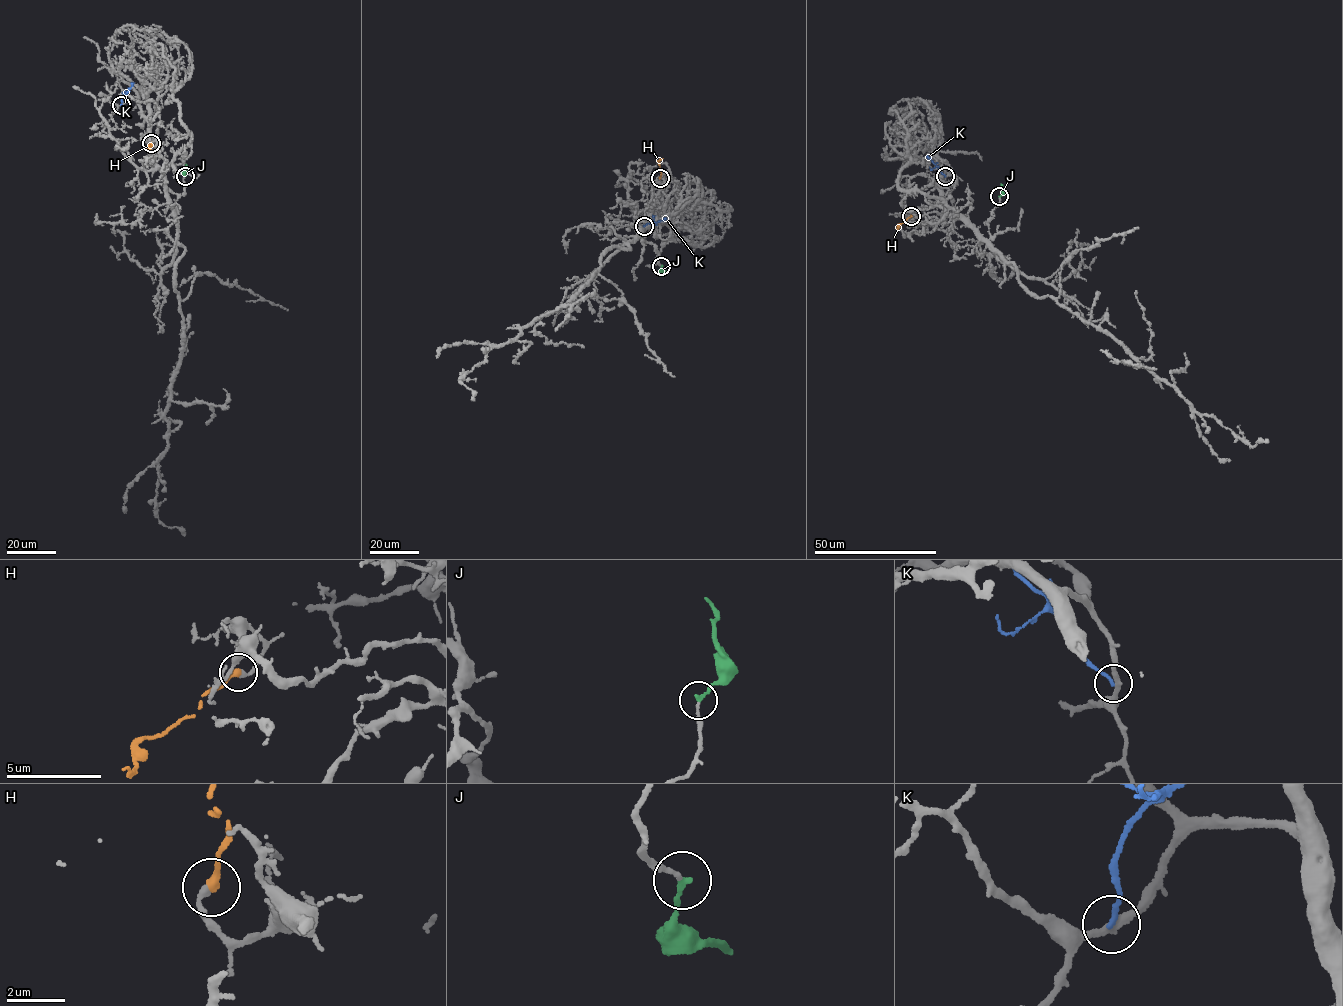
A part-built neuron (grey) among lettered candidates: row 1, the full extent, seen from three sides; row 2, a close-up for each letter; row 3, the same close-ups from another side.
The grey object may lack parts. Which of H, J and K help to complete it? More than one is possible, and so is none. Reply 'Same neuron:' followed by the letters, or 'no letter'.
Same neuron: J

